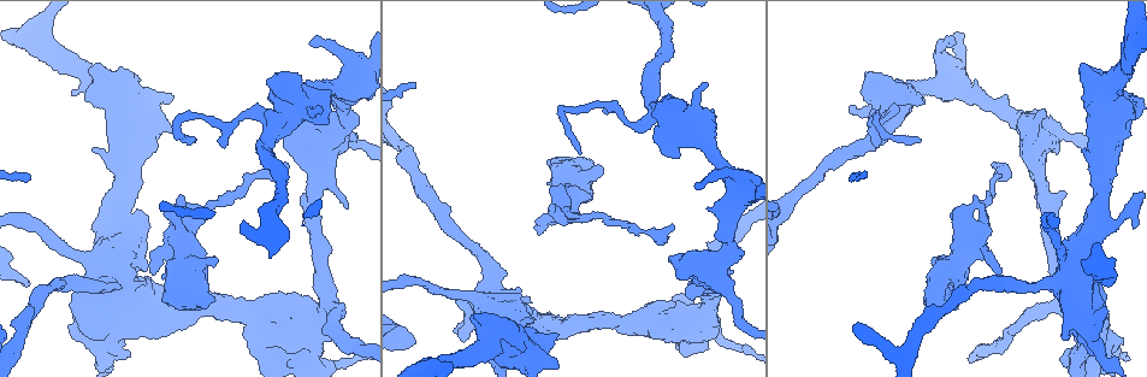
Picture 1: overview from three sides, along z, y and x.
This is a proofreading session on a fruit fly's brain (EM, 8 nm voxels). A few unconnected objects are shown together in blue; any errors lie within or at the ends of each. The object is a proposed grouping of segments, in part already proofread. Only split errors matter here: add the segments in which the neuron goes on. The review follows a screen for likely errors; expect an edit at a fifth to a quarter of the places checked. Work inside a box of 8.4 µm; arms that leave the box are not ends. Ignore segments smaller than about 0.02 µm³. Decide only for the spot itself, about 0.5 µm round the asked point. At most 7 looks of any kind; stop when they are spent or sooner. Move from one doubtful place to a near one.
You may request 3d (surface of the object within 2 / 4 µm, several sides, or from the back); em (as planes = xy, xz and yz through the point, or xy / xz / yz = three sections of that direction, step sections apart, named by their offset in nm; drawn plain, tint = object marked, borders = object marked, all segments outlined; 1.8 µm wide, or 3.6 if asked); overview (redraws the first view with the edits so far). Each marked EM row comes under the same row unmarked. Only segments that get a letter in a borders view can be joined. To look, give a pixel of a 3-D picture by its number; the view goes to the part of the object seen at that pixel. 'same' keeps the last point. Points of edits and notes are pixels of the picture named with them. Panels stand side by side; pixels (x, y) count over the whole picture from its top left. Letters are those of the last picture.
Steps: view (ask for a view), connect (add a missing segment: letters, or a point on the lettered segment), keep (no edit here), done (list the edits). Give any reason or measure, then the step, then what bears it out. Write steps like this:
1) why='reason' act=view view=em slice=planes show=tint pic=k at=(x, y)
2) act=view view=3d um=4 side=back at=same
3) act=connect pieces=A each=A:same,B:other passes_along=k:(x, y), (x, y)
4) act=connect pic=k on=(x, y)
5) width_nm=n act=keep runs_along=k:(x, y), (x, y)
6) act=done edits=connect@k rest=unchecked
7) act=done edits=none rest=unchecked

why='stops while still wide' act=view view=3d um=2 pic=1 at=(96, 64)

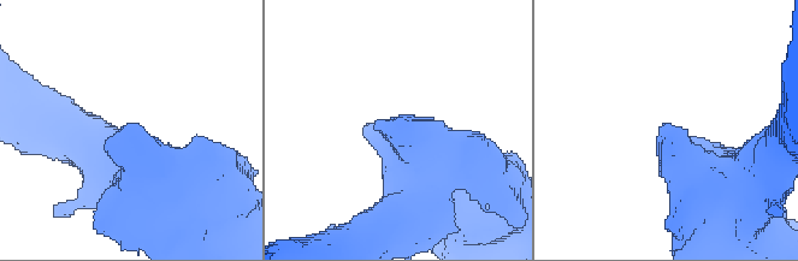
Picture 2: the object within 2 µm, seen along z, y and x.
act=view view=em slice=xy step=4 show=tint pic=2 at=(398, 116)

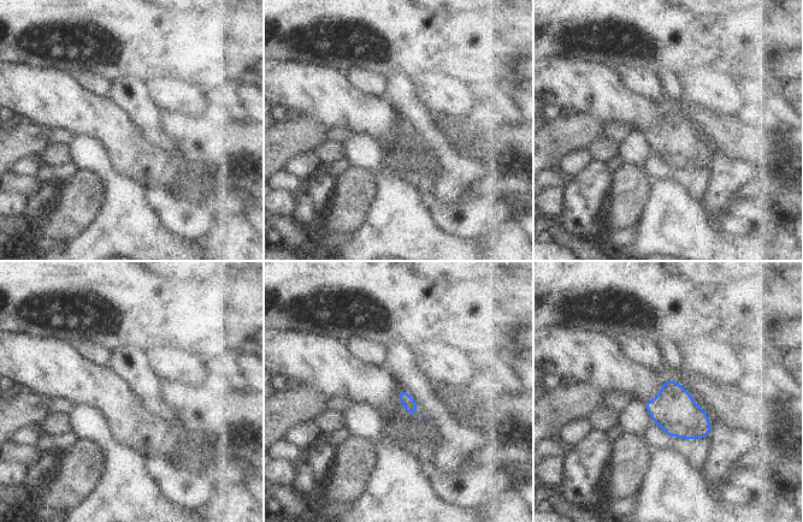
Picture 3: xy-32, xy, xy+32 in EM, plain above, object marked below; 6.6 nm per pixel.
why='cut it another way' act=view view=em slice=planes show=borders at=same

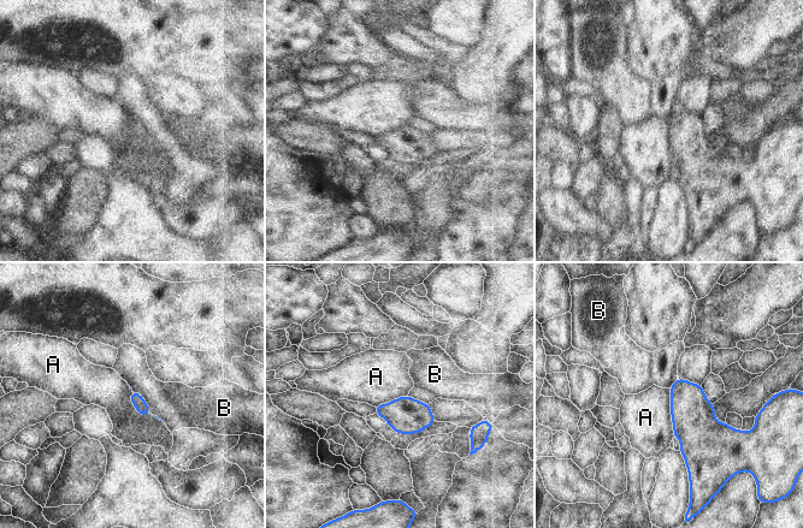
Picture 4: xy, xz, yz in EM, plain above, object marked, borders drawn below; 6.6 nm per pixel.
longest_contact=B:320nm act=keep each=A:other,B:other border=4:(129, 389), (136, 411), (163, 422) found='no lettered segment goes on from it'

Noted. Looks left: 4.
why='branch stops here' act=view view=3d um=2 pic=1 at=(1036, 207)

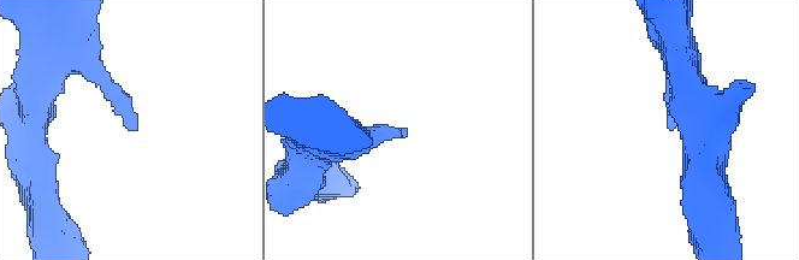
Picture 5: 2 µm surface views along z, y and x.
act=view view=em slice=xz step=4 show=borders pic=5 at=(406, 130)

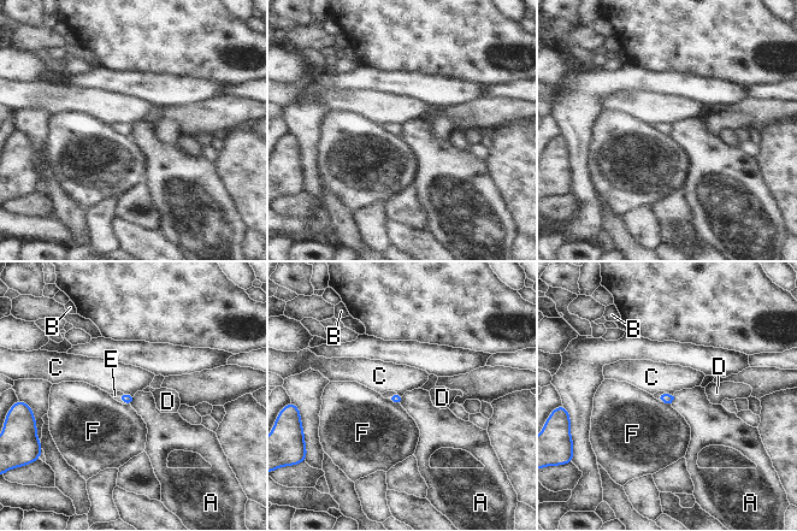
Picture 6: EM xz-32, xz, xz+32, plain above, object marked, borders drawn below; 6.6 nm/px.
why='cut it another way' act=view view=em slice=yz step=4 show=borders at=same

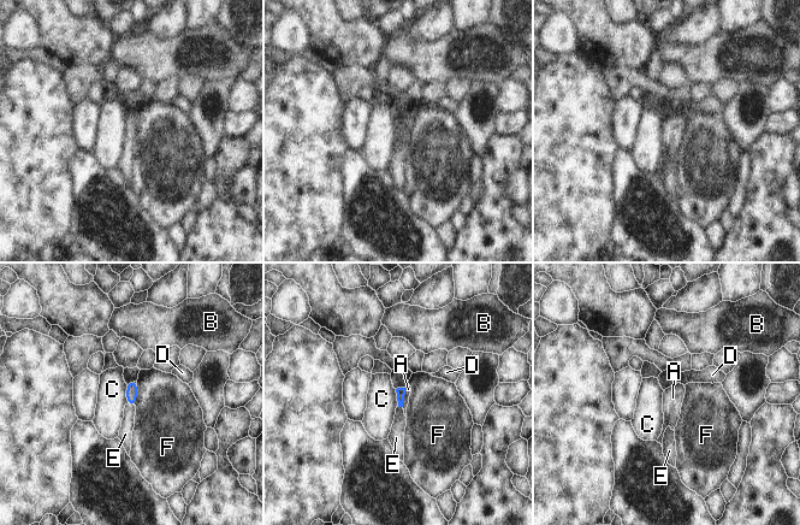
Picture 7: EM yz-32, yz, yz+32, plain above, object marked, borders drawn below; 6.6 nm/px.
act=connect pieces=E each=A:other,B:other,C:other,D:other,E:same,F:other passes_along=7:(131, 387), (130, 406), (125, 434) found='it goes on there'

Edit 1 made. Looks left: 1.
why='closes a loop' act=view view=em um=3.6 slice=planes show=borders pic=1 at=(107, 338)

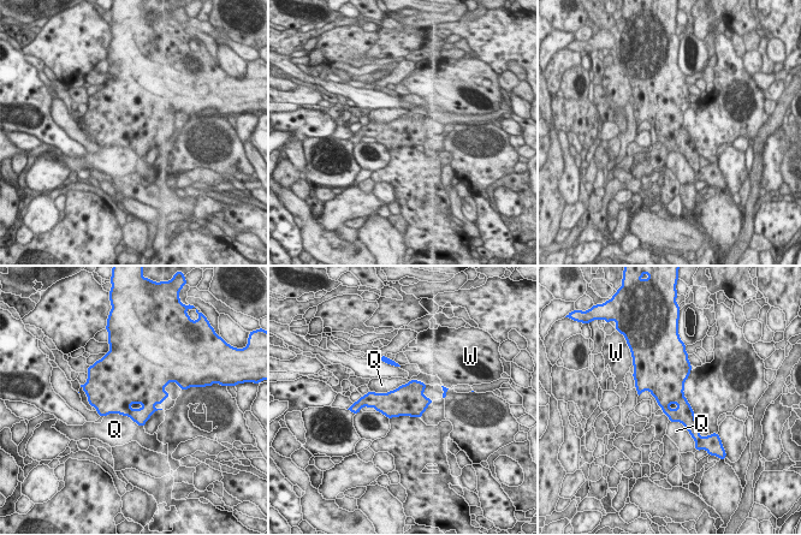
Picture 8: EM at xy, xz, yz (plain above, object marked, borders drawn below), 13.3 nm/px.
longest_contact=Q:550nm act=keep each=Q:other,W:other found='none of them fits'

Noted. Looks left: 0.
act=done edits=connect@7 rest=unchecked

